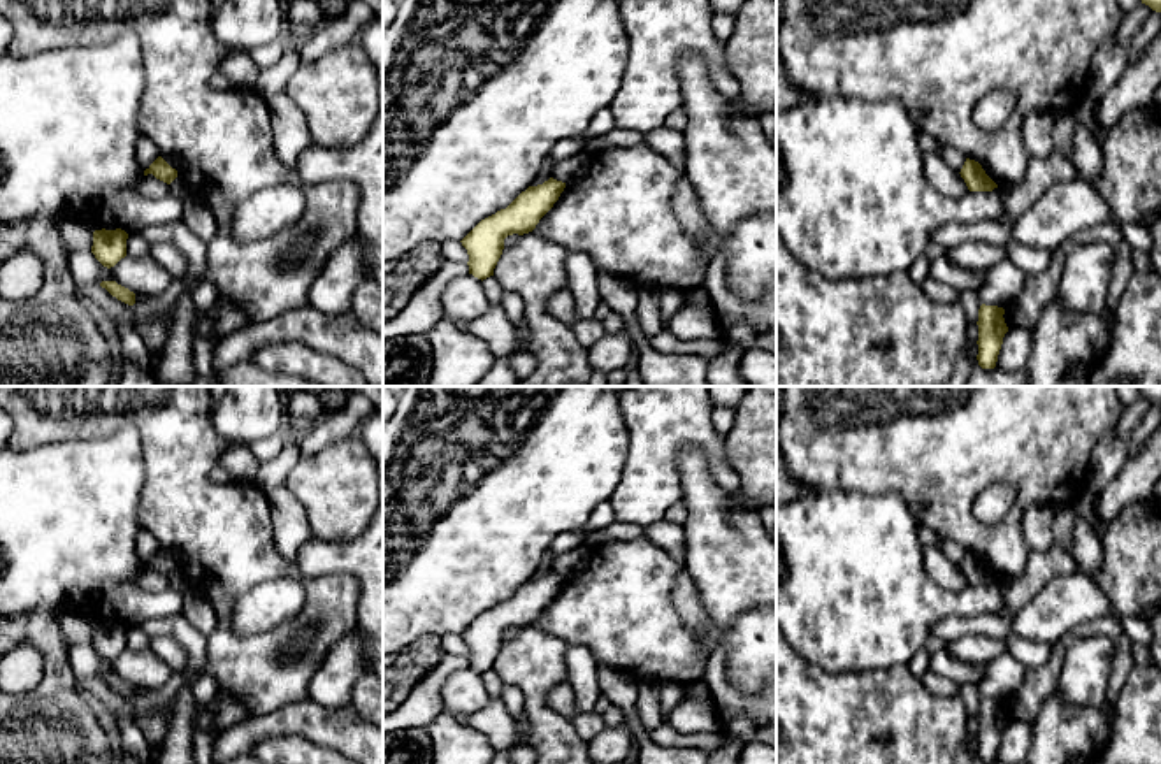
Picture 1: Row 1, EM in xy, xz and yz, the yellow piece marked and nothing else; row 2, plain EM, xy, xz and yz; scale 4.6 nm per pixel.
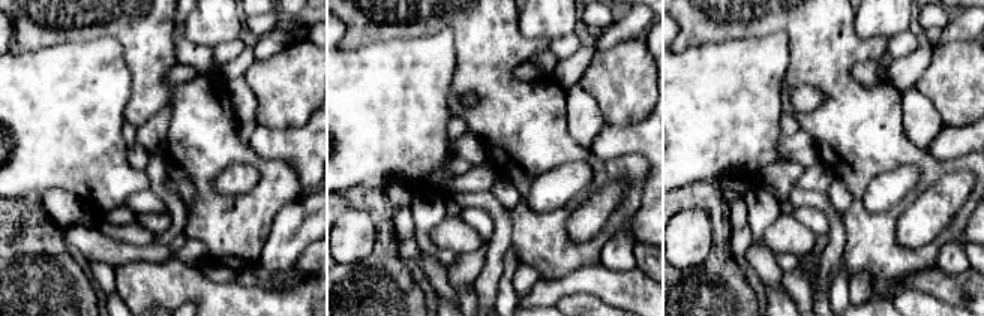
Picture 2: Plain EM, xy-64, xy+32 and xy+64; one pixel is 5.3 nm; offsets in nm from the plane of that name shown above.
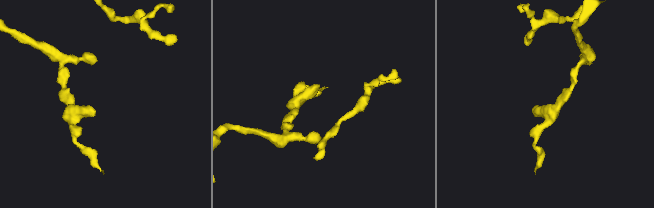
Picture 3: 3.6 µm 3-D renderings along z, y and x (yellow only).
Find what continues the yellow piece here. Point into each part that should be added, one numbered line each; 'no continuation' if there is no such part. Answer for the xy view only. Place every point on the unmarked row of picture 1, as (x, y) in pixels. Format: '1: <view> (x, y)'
no continuation

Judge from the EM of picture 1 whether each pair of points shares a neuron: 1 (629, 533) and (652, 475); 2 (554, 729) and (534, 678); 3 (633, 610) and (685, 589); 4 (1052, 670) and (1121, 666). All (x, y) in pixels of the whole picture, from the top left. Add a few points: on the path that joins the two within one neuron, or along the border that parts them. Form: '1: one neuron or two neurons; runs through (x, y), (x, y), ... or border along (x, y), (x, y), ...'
1: two neurons; border along (615, 518), (643, 527)
2: one neuron; runs through (541, 717), (534, 706), (534, 691)
3: two neurons; border along (685, 568), (675, 580), (673, 606), (689, 633)
4: one neuron; runs through (1065, 643), (1086, 629), (1109, 629), (1119, 640)

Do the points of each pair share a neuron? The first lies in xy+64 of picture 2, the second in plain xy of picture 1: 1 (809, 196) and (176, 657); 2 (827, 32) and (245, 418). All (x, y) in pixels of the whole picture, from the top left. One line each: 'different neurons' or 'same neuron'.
1: different neurons
2: different neurons

